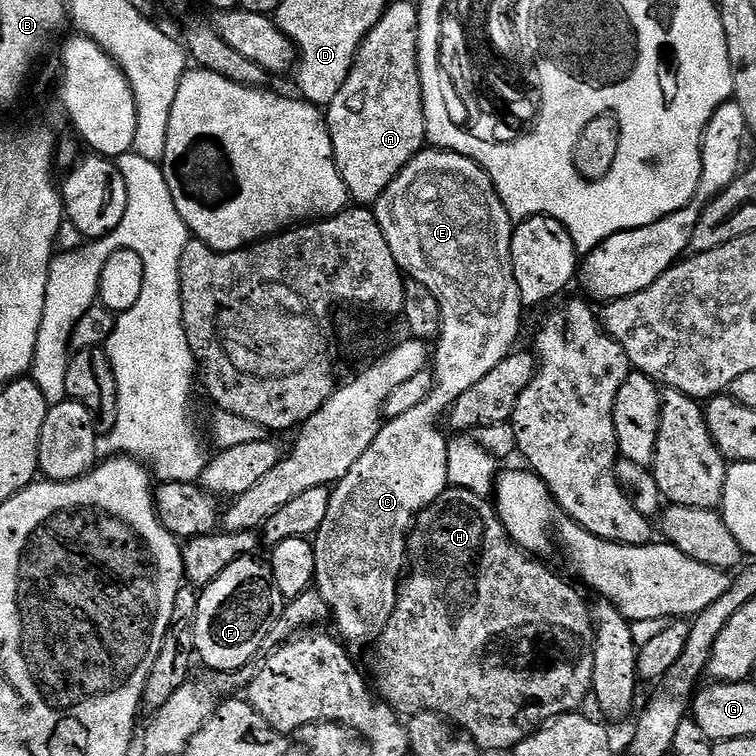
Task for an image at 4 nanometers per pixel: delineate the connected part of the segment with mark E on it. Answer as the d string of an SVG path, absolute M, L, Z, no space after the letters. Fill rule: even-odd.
M421 150L392 179L390 186L376 201L374 211L378 218L378 226L382 226L382 234L390 242L390 246L394 248L394 258L398 262L400 271L407 274L411 279L422 282L422 286L426 286L426 290L436 299L440 307L438 339L434 344L434 382L444 384L444 376L472 376L472 372L476 372L476 382L486 378L486 374L490 374L490 370L494 370L494 366L498 366L498 362L502 362L502 358L506 358L509 352L513 351L515 344L512 343L520 336L520 315L526 311L526 305L520 298L518 282L514 278L514 266L512 265L514 221L506 210L504 197L496 193L496 182L488 177L488 171L485 168L481 168L475 160L471 160L468 156L443 150ZM400 240L409 240L412 243L412 248L402 248Z

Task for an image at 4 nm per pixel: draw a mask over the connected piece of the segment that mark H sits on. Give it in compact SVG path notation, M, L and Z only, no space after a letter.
M449 486L431 506L420 513L414 524L414 552L424 560L413 559L410 575L401 583L400 595L394 614L379 632L374 647L380 655L380 684L384 687L383 699L397 709L431 710L451 722L457 729L466 731L467 739L477 748L488 752L500 752L503 748L515 749L517 744L531 736L538 728L557 720L559 716L575 713L584 704L584 699L592 696L592 646L594 629L589 601L584 601L566 581L555 576L544 564L535 560L519 544L512 541L504 524L497 516L495 507L485 497L465 488Z

